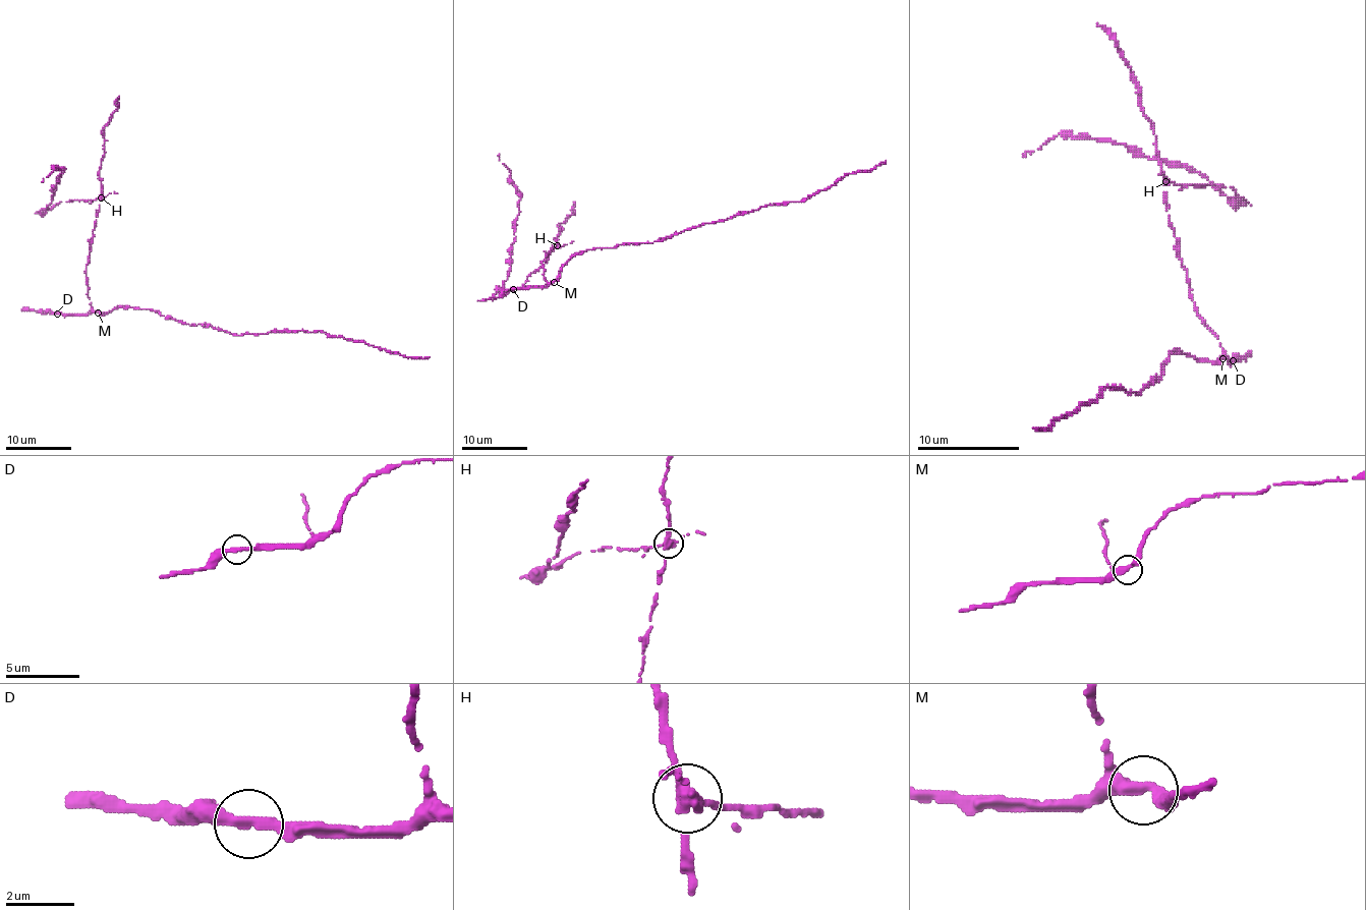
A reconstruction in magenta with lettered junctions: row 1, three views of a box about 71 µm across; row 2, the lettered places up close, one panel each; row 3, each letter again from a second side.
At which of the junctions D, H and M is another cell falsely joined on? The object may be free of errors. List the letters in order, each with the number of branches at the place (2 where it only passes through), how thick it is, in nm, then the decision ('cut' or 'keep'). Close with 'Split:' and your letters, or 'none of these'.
D: 2 branches meet; 320 nm thick; keep
H: 3 branches meet; 320 nm thick; cut
M: 3 branches meet; 320 nm thick; keep
Split: H

